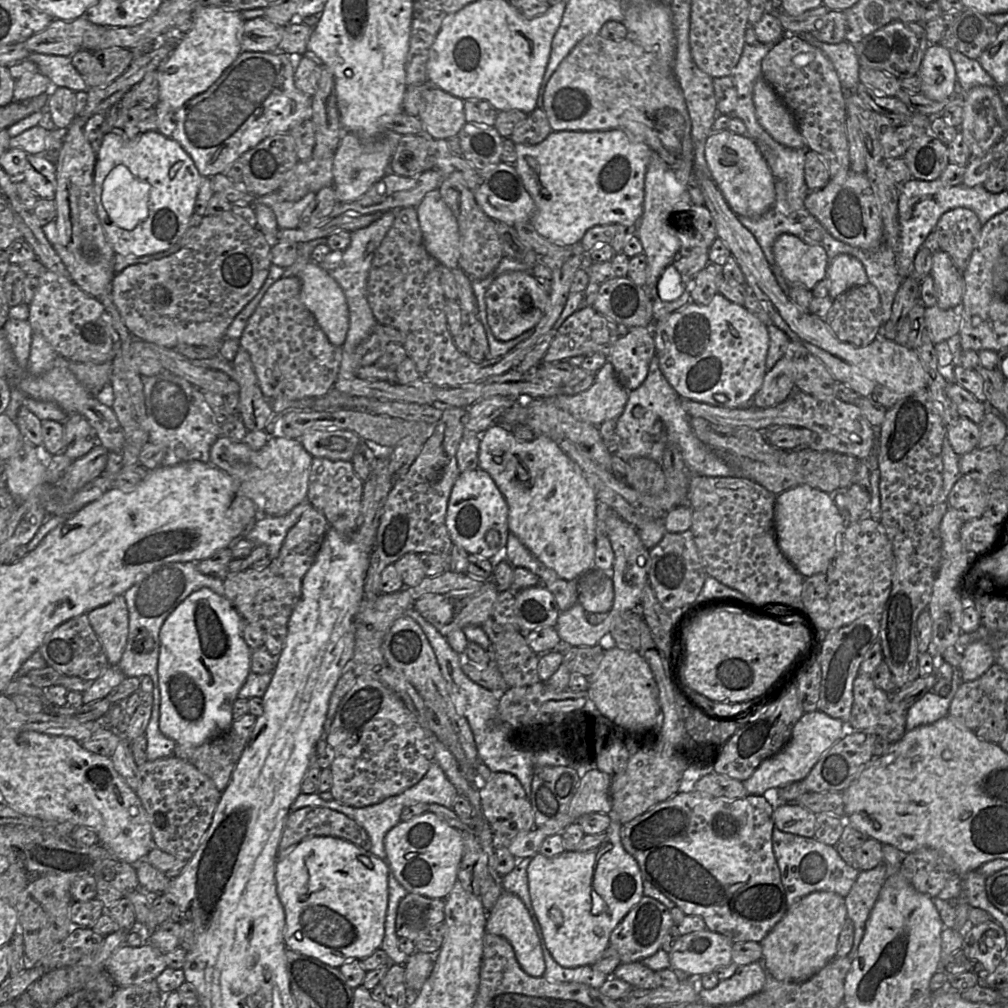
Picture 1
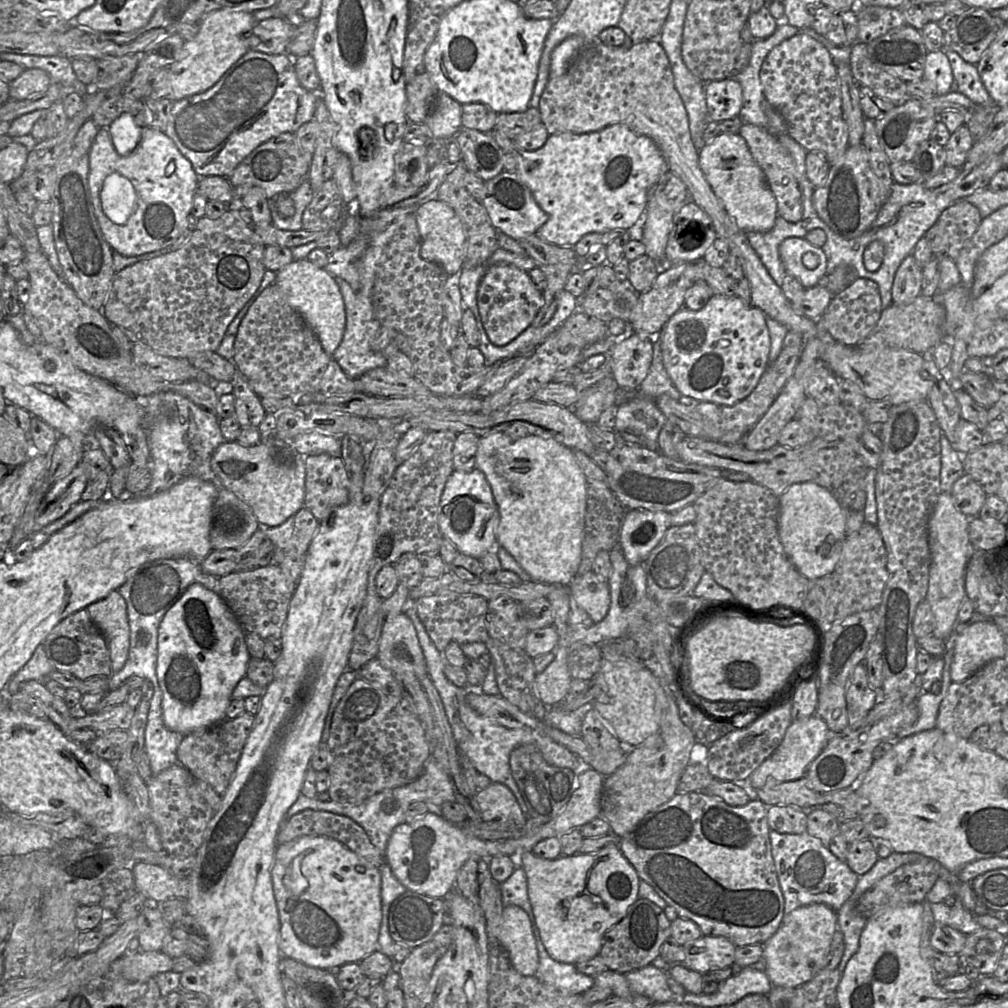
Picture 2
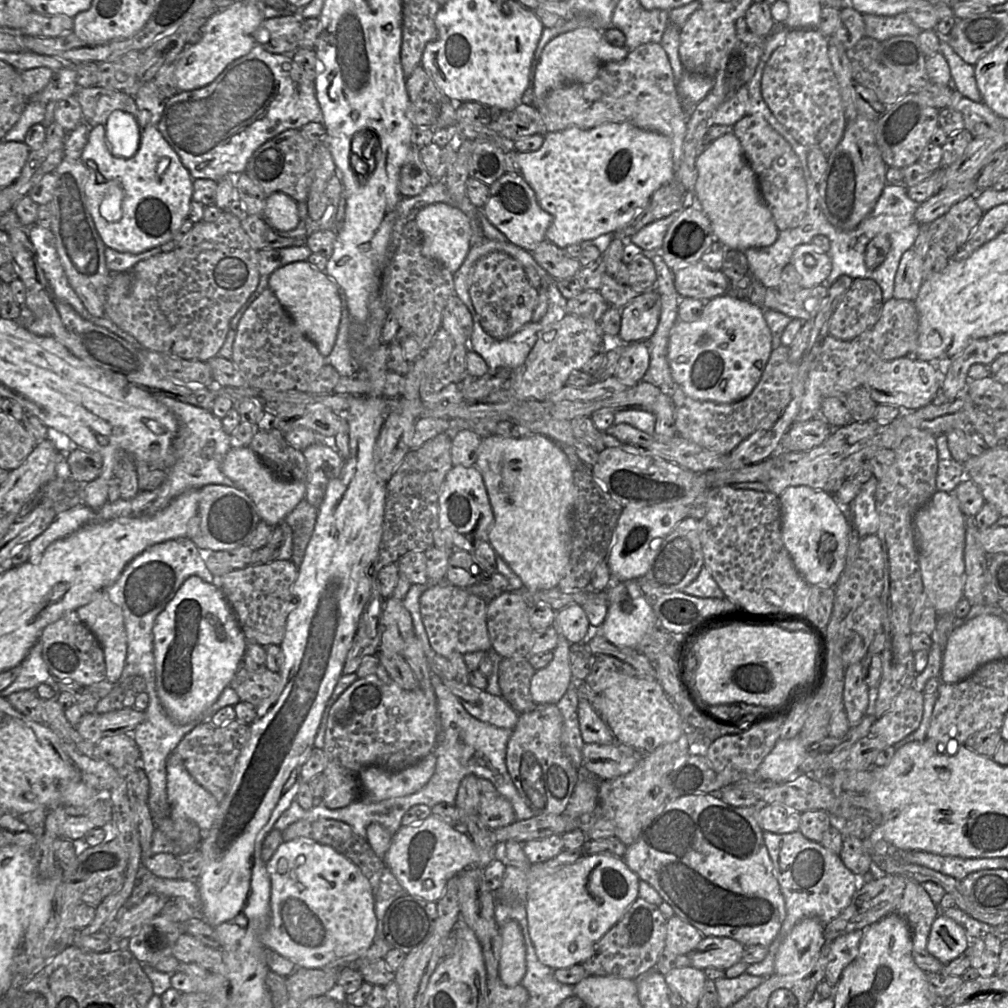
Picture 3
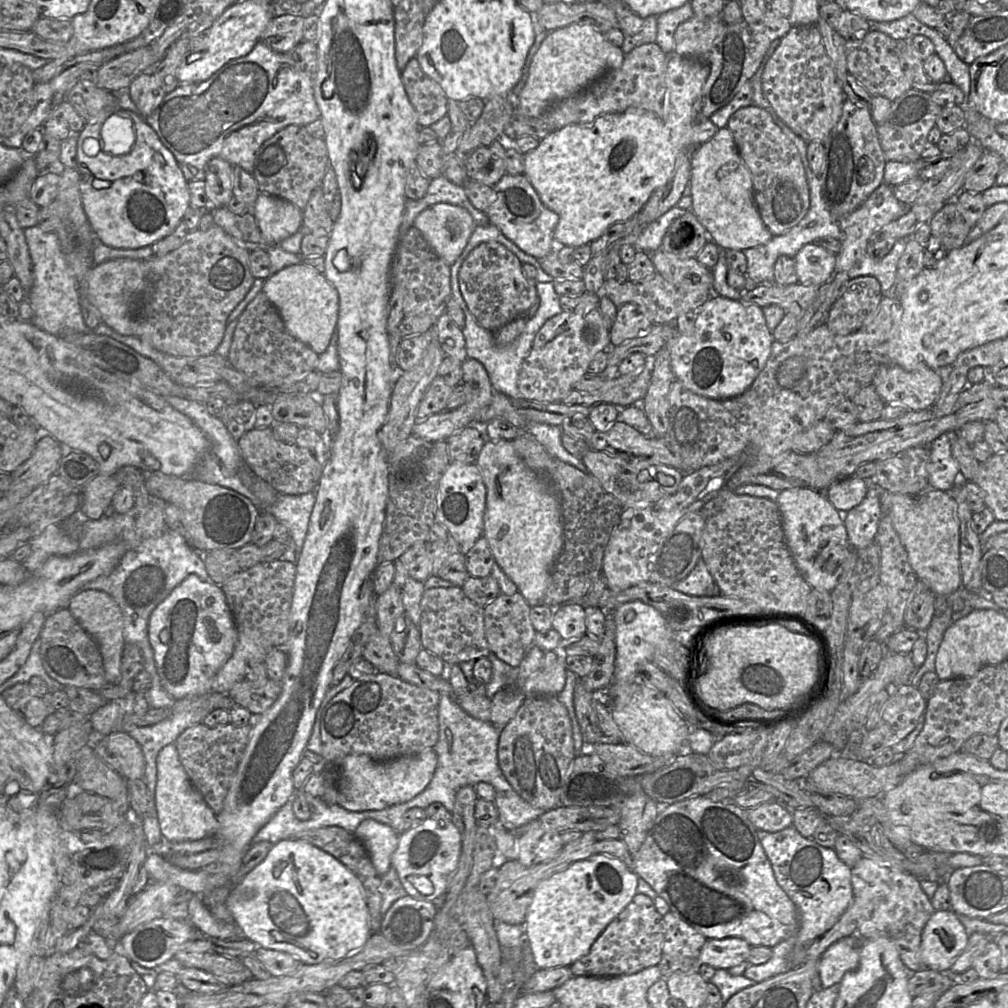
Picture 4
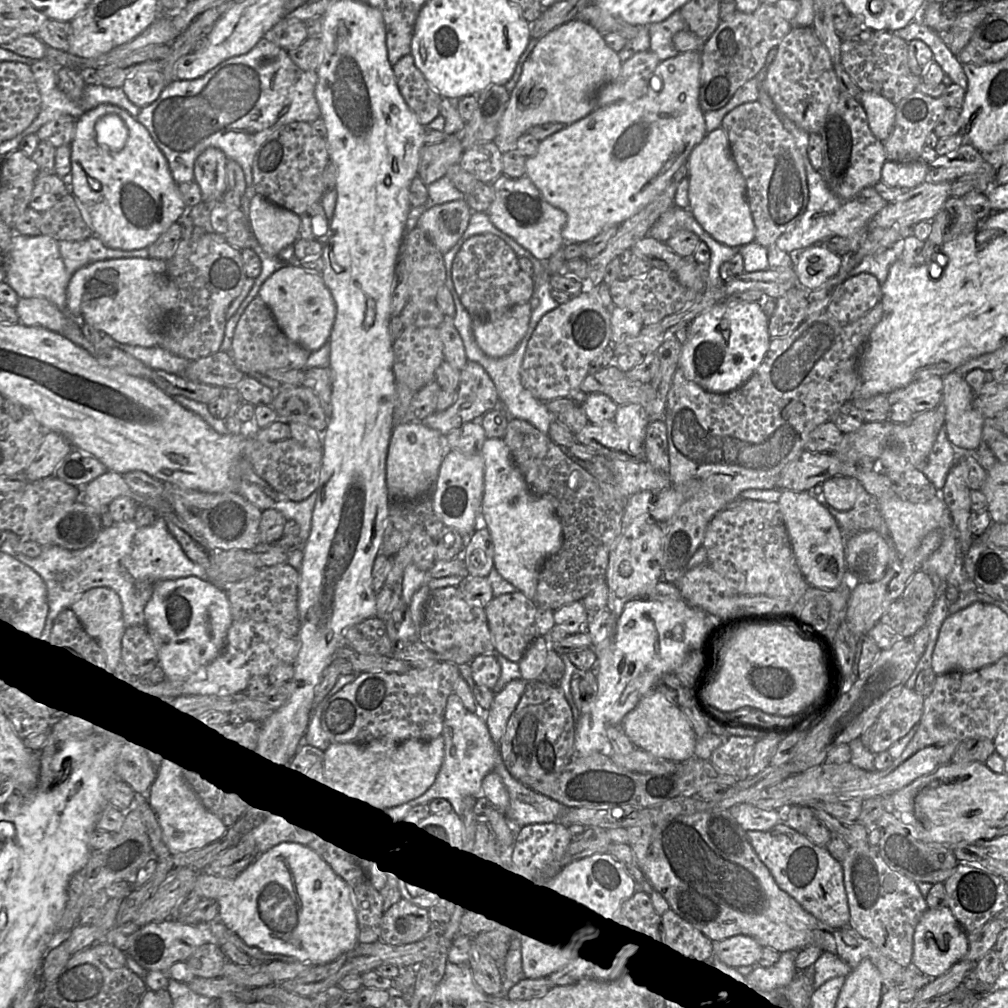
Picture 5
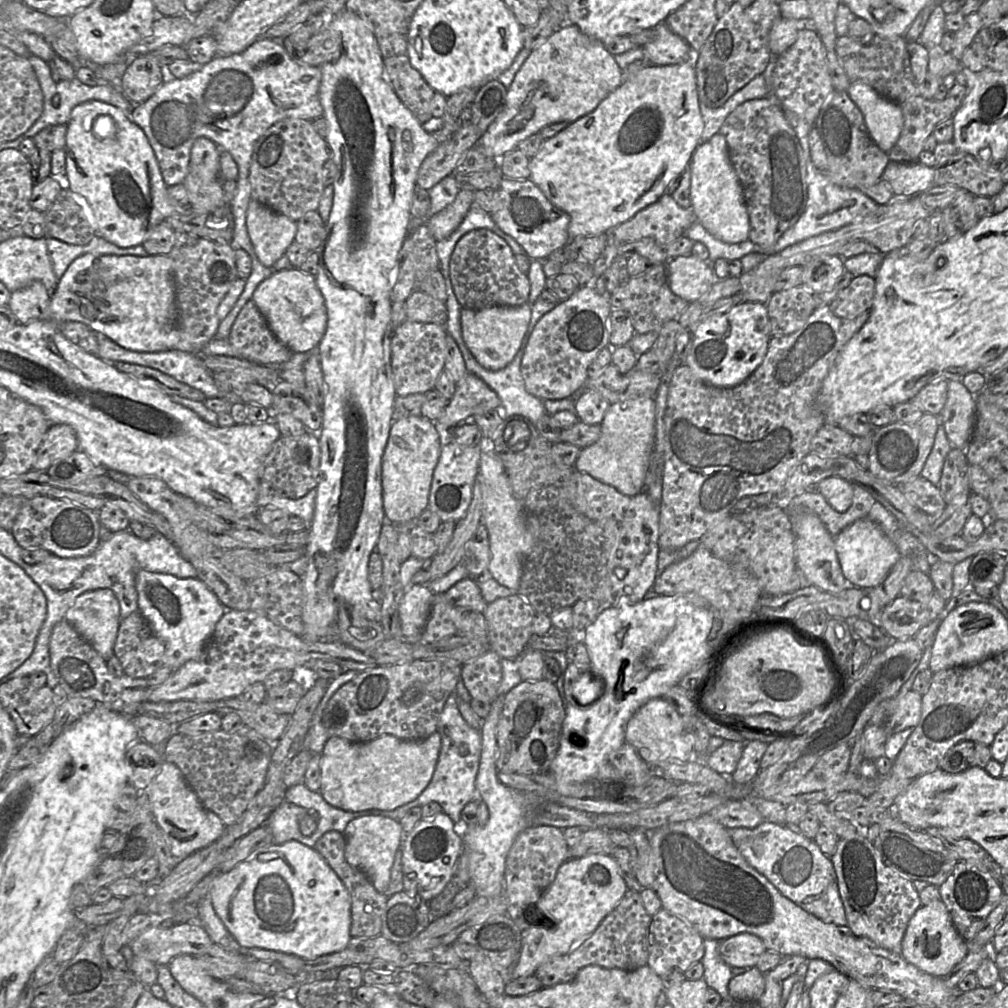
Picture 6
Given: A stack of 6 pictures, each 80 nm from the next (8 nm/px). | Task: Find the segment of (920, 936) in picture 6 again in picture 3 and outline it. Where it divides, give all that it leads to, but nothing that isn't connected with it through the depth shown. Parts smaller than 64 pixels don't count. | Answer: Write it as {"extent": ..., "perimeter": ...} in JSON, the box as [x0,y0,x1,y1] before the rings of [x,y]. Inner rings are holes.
{"extent":[928,914,971,965],"perimeter":[[[939,914],[931,926],[928,952],[944,965],[959,957],[971,944],[965,929],[953,919]]]}

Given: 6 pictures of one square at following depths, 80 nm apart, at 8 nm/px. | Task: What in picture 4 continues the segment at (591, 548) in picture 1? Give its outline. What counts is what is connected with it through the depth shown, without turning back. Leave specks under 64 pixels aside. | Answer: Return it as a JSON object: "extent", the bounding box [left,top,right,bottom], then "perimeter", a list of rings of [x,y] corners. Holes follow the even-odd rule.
{"extent":[475,440,563,607],"perimeter":[[[485,440],[475,463],[486,486],[483,535],[494,560],[515,583],[528,604],[531,607],[539,605],[543,603],[551,569],[563,549],[563,524],[558,495],[550,491],[540,475],[525,464],[511,440]]]}

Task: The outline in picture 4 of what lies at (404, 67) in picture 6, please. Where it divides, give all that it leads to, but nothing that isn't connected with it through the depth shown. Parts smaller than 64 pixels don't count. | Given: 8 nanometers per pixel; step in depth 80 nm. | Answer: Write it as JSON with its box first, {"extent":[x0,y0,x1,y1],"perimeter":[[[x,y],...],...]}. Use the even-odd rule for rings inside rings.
{"extent":[401,58,449,127],"perimeter":[[[416,58],[407,63],[401,79],[420,127],[430,127],[447,116],[449,99],[439,85],[423,72]]]}

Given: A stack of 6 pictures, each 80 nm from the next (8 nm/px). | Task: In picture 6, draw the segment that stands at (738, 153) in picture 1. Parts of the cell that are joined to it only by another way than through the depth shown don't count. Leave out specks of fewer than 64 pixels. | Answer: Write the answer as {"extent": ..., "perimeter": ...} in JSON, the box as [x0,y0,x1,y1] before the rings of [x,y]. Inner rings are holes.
{"extent":[690,132,749,243],"perimeter":[[[720,132],[697,146],[691,158],[690,172],[691,209],[697,221],[725,243],[749,240],[749,216],[743,189],[730,161],[726,139]]]}

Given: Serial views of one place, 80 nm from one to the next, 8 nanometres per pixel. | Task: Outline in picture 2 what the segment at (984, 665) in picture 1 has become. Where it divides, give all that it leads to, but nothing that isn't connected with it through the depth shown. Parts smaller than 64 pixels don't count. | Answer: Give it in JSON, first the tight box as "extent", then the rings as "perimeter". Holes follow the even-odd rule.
{"extent":[950,621,1005,682],"perimeter":[[[980,621],[968,626],[955,642],[950,668],[952,682],[965,681],[988,662],[1004,659],[1005,653],[1004,635],[993,622]]]}

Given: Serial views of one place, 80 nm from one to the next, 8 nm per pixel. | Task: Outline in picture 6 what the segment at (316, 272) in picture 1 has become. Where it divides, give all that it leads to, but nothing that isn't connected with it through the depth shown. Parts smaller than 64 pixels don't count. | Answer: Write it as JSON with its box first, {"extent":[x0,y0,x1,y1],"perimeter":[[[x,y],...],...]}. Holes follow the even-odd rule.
{"extent":[252,267,327,353],"perimeter":[[[296,267],[274,272],[257,286],[252,301],[275,337],[292,353],[310,353],[316,349],[326,331],[327,311],[315,275]]]}

